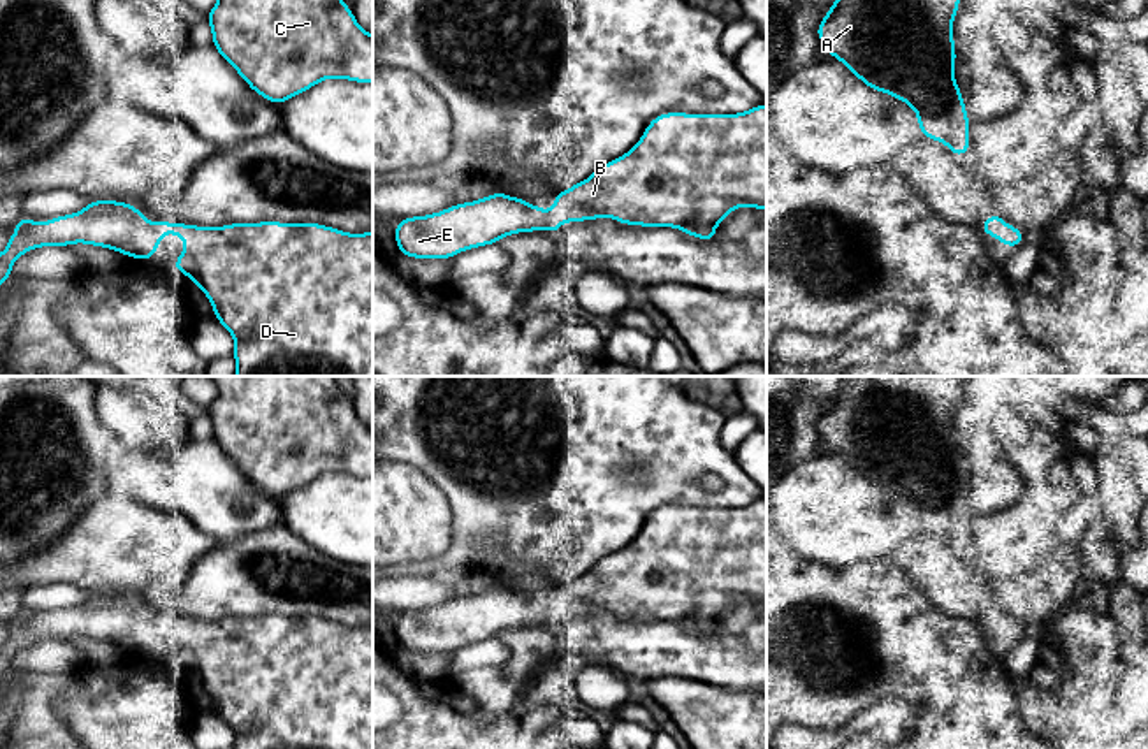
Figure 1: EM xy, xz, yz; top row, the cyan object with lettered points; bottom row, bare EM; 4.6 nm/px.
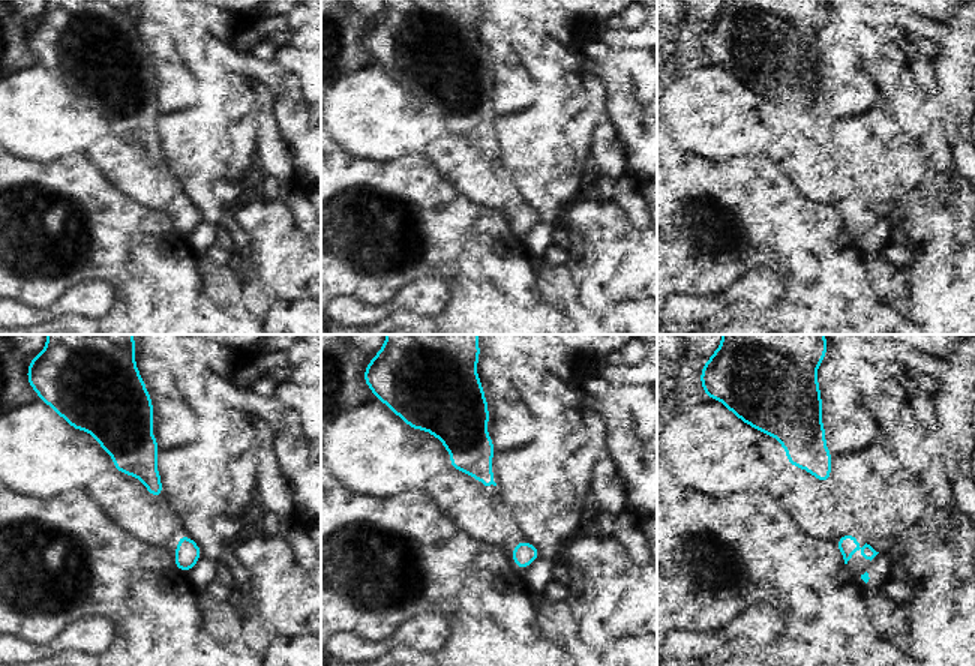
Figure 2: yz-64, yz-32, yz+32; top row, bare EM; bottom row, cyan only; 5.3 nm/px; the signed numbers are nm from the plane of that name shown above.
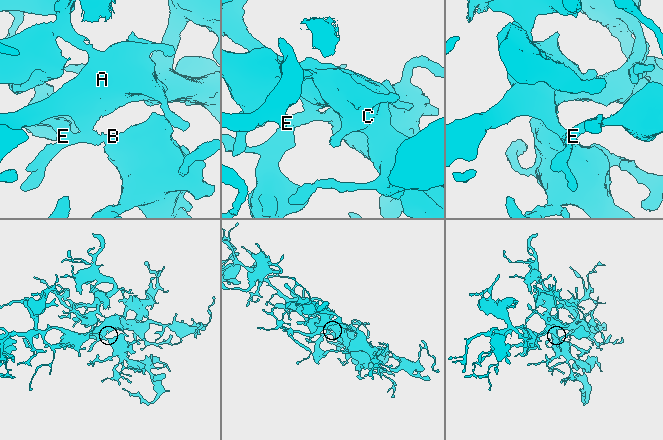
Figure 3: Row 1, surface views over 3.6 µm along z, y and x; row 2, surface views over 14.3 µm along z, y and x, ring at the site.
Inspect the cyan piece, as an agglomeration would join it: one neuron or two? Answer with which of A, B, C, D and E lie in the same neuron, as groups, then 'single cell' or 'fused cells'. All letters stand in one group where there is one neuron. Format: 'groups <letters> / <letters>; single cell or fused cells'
groups A B C D E; single cell

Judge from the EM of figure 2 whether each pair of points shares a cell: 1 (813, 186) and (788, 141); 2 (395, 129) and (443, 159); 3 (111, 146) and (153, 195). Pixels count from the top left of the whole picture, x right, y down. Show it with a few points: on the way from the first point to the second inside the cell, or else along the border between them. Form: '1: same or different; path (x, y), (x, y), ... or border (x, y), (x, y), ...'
1: same; path (813, 176), (795, 152)
2: different; border (441, 134), (423, 152)
3: same; path (117, 158), (143, 183)

